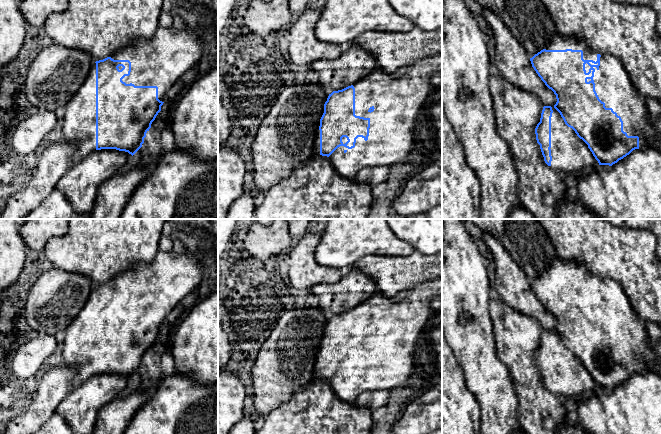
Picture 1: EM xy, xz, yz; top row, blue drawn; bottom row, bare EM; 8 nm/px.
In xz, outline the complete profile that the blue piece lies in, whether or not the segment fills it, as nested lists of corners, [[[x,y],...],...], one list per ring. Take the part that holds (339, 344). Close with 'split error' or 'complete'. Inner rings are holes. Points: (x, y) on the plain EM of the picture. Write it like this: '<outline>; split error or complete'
[[[442,277],[423,282],[388,298],[376,292],[359,306],[329,318],[324,328],[324,337],[316,357],[314,379],[327,380],[337,397],[354,403],[359,395],[368,391],[393,391],[401,387],[413,375],[415,348],[419,337],[428,330],[428,320],[435,314],[431,308],[434,298],[442,296]]]; split error

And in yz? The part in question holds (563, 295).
[[[560,257],[554,258],[543,274],[530,282],[532,291],[556,319],[554,330],[544,330],[535,352],[545,387],[555,395],[566,398],[586,397],[598,389],[617,387],[635,373],[654,371],[661,374],[661,361],[652,349],[645,324],[639,319],[621,286],[612,279],[596,278],[586,265]]]; split error

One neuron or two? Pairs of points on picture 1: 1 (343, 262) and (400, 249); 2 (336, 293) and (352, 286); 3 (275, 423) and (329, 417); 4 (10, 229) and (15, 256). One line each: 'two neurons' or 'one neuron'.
1: one neuron
2: one neuron
3: one neuron
4: one neuron

